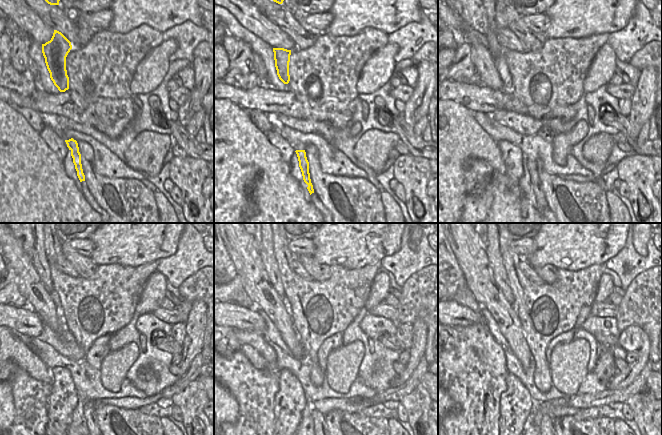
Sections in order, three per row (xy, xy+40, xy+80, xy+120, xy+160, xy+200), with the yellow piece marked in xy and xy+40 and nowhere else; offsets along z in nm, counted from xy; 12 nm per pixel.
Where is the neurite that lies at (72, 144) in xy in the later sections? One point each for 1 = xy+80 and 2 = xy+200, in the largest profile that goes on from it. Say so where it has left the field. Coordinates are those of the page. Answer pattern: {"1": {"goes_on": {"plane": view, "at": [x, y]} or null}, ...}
{"1": {"goes_on": {"plane": "xy+80", "at": [540, 202]}}, "2": {"goes_on": {"plane": "xy+200", "at": [546, 424]}}}

